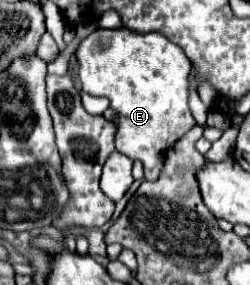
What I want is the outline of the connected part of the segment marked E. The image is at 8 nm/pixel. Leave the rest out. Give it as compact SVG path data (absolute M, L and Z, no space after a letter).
M98 28L80 42L74 56L78 60L78 78L82 82L82 90L92 96L108 98L110 108L116 110L116 116L112 118L112 122L116 124L116 150L132 160L140 160L144 164L146 180L158 180L164 166L166 150L174 146L174 142L178 142L178 138L182 138L192 126L196 126L196 120L192 118L192 112L188 108L190 60L186 58L184 50L158 32L138 34L128 28Z

